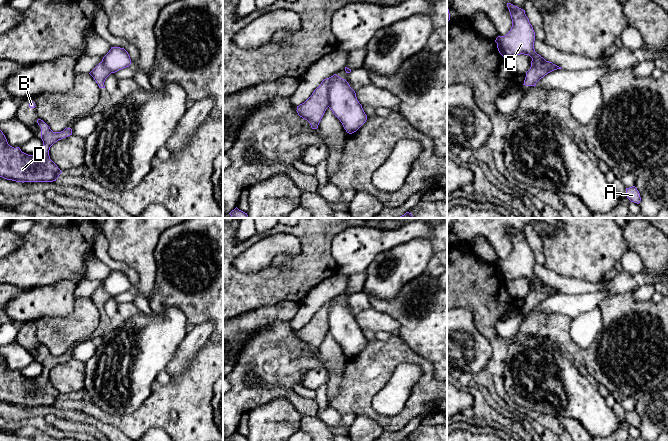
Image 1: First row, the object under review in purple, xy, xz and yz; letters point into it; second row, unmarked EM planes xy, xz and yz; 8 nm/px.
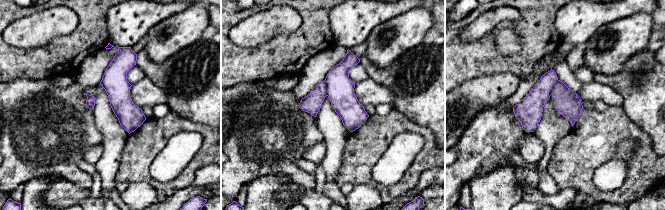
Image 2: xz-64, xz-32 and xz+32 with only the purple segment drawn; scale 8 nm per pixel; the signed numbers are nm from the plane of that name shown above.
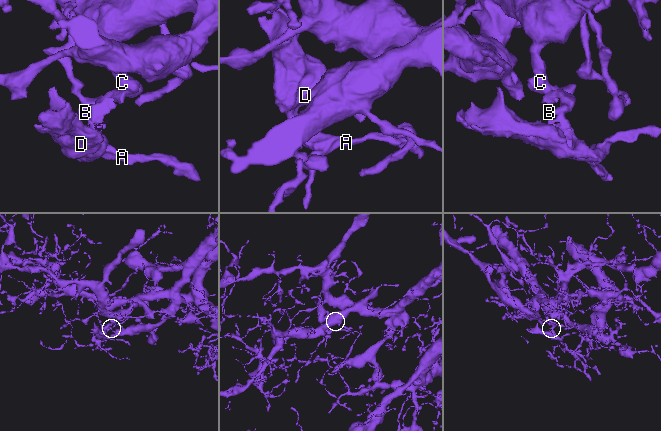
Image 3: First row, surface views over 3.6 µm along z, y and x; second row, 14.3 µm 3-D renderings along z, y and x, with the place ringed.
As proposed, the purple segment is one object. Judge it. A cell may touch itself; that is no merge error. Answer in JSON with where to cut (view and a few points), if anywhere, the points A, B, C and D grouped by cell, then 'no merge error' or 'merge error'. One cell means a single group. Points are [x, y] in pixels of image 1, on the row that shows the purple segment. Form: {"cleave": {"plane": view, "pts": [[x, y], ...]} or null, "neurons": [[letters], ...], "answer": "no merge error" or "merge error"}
{"cleave": {"plane": "xz", "pts": [[331, 77], [328, 106]]}, "neurons": [["A", "B", "D"], ["C"]], "answer": "merge error"}

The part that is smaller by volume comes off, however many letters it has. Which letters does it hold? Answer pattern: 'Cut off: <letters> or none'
Cut off: A, B, D

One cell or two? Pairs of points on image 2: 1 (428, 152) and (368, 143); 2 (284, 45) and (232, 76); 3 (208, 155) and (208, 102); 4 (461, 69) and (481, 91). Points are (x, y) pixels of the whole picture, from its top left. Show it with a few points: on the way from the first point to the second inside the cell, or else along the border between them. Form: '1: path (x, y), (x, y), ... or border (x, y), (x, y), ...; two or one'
1: path (424, 134), (419, 129), (412, 127), (386, 128); one
2: path (271, 58), (261, 63), (245, 64); one
3: border (185, 119), (191, 122), (206, 124), (210, 127); two
4: border (493, 73), (487, 76), (471, 78), (455, 87); two

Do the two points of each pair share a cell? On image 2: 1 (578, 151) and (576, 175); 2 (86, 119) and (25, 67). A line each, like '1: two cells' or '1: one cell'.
1: one cell
2: two cells

